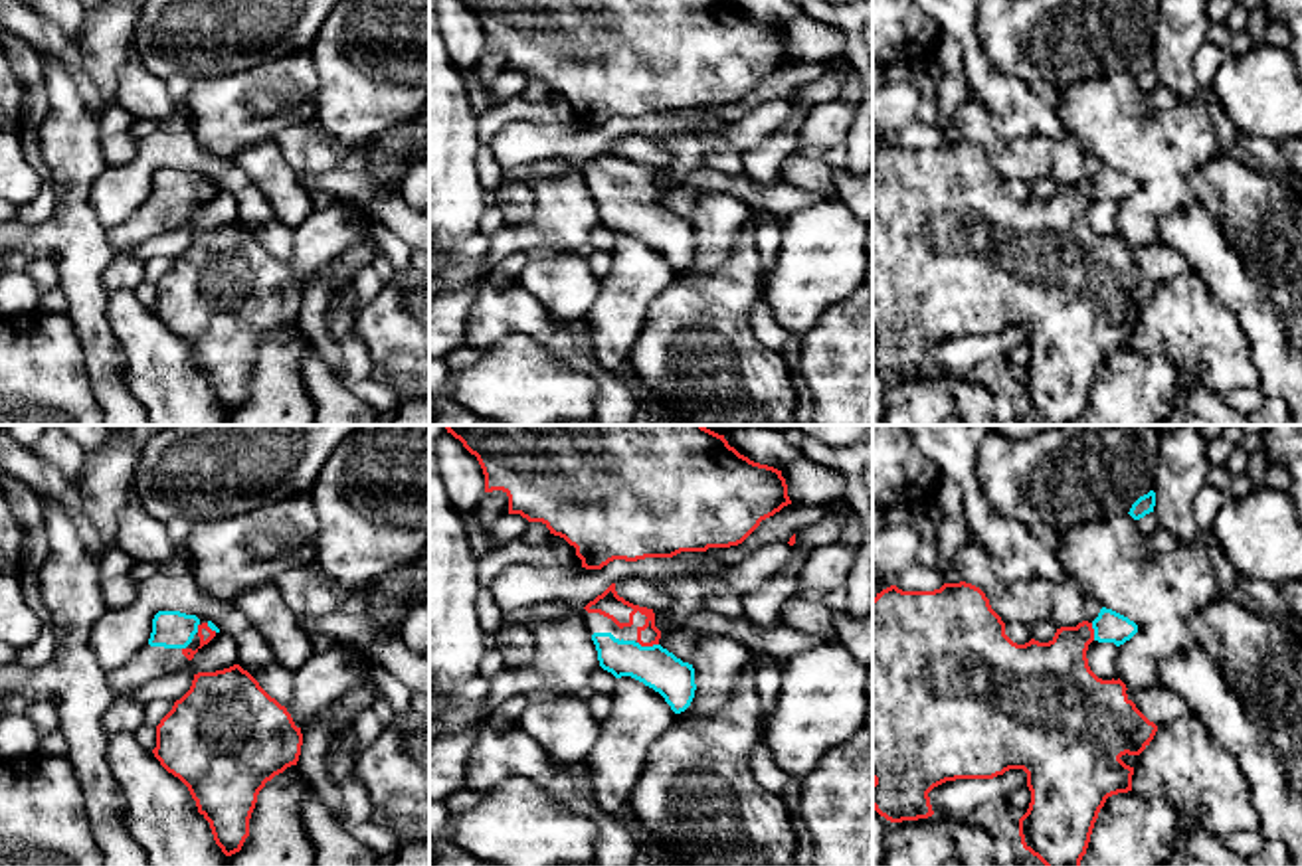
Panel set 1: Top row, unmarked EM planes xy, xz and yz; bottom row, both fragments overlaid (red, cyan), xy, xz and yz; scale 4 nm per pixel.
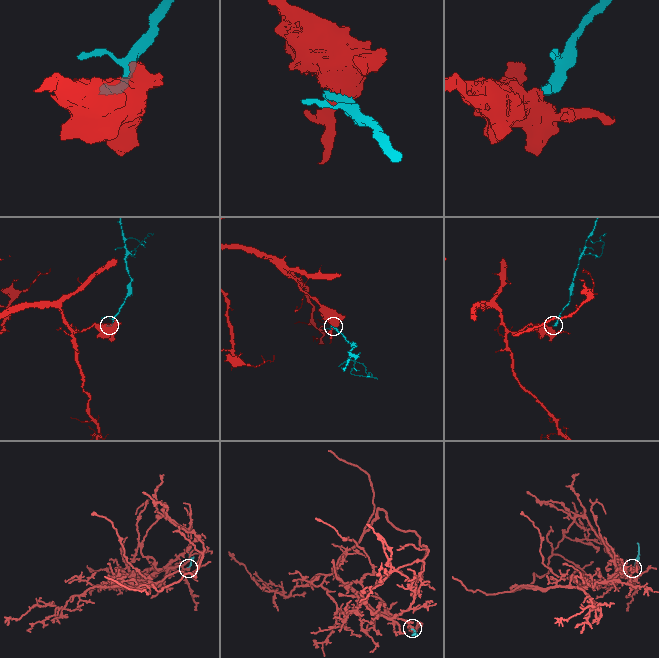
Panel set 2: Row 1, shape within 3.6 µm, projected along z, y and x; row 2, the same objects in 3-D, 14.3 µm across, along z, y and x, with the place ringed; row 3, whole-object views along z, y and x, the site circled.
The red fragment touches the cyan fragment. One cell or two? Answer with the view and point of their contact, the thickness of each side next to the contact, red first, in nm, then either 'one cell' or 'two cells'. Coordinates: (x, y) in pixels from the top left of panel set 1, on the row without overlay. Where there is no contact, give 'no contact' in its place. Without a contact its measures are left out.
xz (648, 202) | 100/170 nm | one cell

